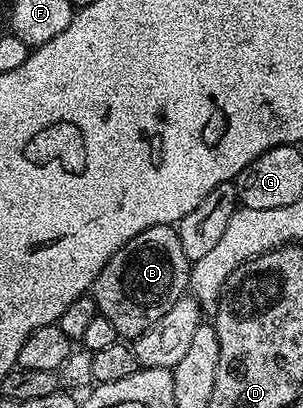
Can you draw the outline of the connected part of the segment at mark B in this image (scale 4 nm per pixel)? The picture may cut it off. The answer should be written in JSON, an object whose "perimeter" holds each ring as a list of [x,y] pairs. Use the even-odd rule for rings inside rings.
{"perimeter":[[[162,224],[141,230],[137,238],[125,242],[125,246],[109,258],[101,274],[97,274],[93,295],[99,315],[109,318],[109,322],[117,326],[120,337],[141,335],[157,322],[157,318],[169,314],[169,306],[188,291],[191,266],[192,261],[185,258],[181,238],[172,225]]]}

